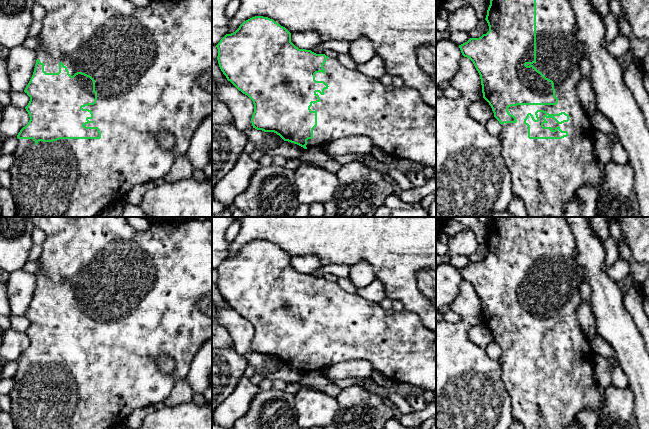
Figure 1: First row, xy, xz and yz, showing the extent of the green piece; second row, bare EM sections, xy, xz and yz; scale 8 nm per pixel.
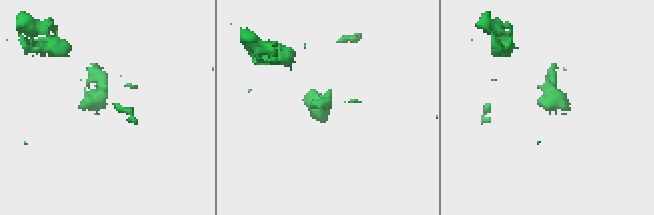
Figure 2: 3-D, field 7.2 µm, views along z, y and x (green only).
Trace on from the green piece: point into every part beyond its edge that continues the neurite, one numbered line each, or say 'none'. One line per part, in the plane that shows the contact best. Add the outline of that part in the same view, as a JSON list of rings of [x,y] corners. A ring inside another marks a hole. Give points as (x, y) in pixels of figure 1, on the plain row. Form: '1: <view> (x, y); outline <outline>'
1: xy (152, 290); outline [[[31,217],[34,227],[39,228],[45,233],[46,239],[42,244],[42,253],[39,257],[39,270],[35,273],[37,283],[43,287],[44,295],[46,297],[58,297],[59,296],[59,287],[62,286],[64,290],[67,291],[69,298],[73,300],[77,296],[82,296],[87,299],[90,299],[95,304],[95,315],[97,316],[97,324],[94,329],[88,329],[82,331],[83,333],[89,333],[93,337],[93,342],[88,343],[90,346],[84,350],[86,351],[98,351],[101,356],[100,363],[59,363],[53,366],[43,366],[39,365],[37,368],[33,363],[18,363],[17,371],[13,377],[15,384],[13,390],[9,393],[11,399],[11,410],[10,414],[15,424],[16,429],[110,429],[114,426],[123,425],[128,418],[128,416],[137,408],[147,407],[147,406],[155,406],[160,403],[164,403],[164,401],[171,394],[175,382],[179,379],[186,379],[186,376],[189,372],[190,365],[196,356],[198,350],[201,346],[207,342],[209,339],[212,339],[212,221],[207,220],[199,220],[199,219],[185,219],[185,220],[177,220],[177,219],[168,219],[163,218],[160,221],[154,221],[150,223],[150,226],[145,231],[139,231],[133,228],[126,220],[125,217]],[[166,355],[172,358],[175,362],[175,370],[170,373],[163,373],[158,364],[157,360],[160,356]]]

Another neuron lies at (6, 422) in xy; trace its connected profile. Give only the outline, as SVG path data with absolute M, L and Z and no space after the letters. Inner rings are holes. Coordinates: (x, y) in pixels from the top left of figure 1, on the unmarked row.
M0 410L0 429L16 429L10 412Z

